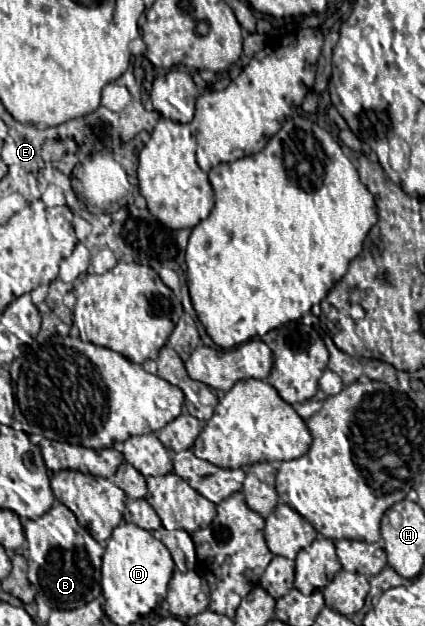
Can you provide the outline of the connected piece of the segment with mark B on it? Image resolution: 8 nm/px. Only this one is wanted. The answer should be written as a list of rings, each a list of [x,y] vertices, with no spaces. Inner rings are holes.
[[[60,501],[36,521],[24,521],[28,539],[28,581],[42,593],[52,609],[76,609],[100,595],[100,565],[104,547],[80,527],[74,513]]]

